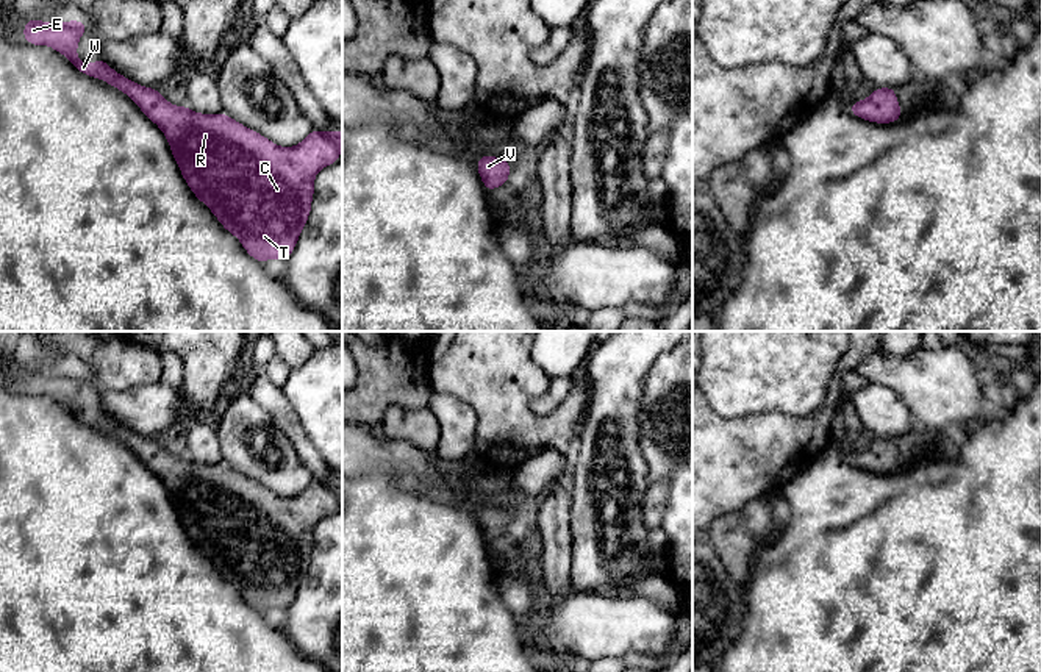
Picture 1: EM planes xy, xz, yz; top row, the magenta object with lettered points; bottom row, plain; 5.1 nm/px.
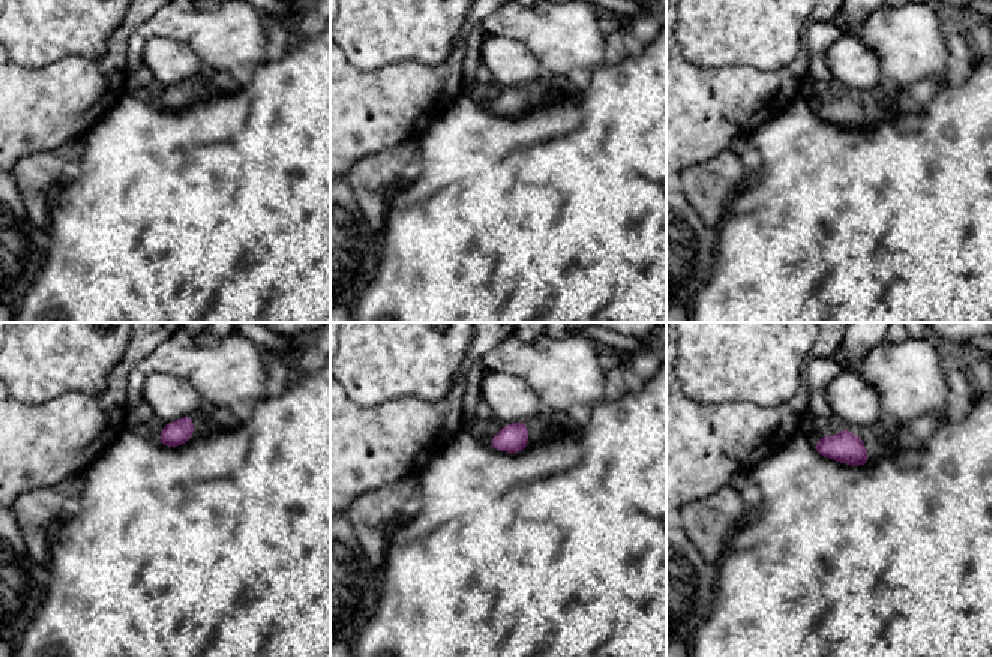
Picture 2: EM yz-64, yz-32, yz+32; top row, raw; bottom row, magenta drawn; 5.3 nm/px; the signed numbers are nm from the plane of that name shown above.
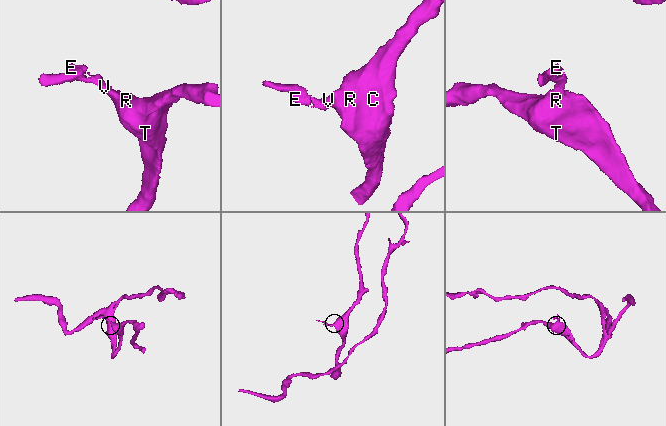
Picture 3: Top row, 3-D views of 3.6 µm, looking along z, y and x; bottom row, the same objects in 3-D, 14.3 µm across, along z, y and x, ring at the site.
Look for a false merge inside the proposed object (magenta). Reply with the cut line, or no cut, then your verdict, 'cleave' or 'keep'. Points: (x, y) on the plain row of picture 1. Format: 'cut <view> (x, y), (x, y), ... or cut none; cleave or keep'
cut none; keep

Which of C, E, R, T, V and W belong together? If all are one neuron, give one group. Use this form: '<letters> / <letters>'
C E R T V W

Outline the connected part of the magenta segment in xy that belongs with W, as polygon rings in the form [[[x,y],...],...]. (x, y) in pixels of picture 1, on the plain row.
[[[28,369],[23,375],[23,389],[31,395],[55,399],[80,424],[100,428],[127,444],[164,483],[194,545],[211,559],[228,583],[241,591],[244,600],[258,613],[266,613],[270,608],[288,609],[311,563],[316,524],[341,508],[342,481],[311,480],[300,494],[278,497],[225,463],[200,464],[188,456],[169,453],[159,441],[130,431],[102,408],[92,414],[84,414],[77,406],[77,397],[80,386],[86,381],[89,381],[88,375],[77,369],[63,374]]]

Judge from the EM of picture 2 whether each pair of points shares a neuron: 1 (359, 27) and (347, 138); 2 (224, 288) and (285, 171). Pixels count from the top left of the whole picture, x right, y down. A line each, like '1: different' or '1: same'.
1: different
2: same

